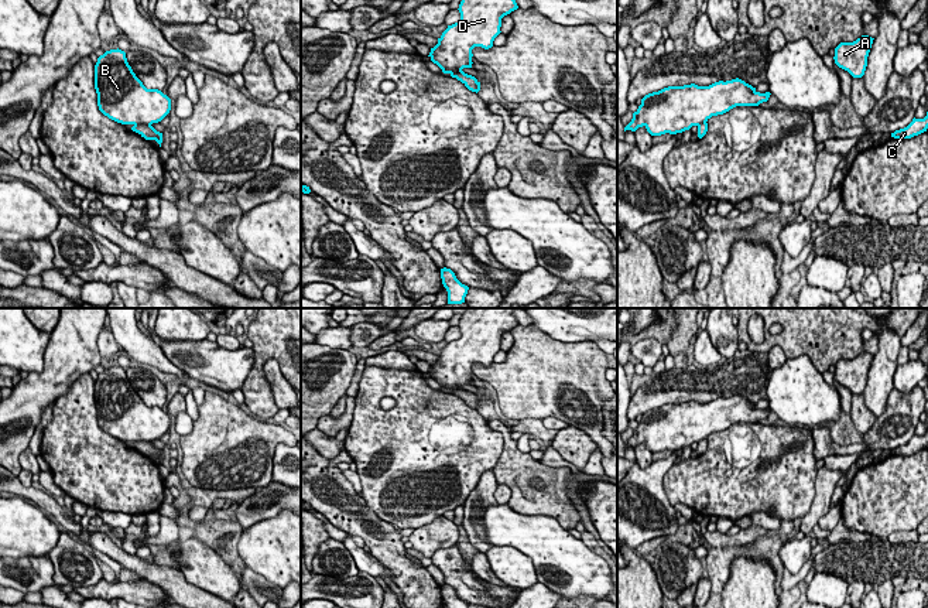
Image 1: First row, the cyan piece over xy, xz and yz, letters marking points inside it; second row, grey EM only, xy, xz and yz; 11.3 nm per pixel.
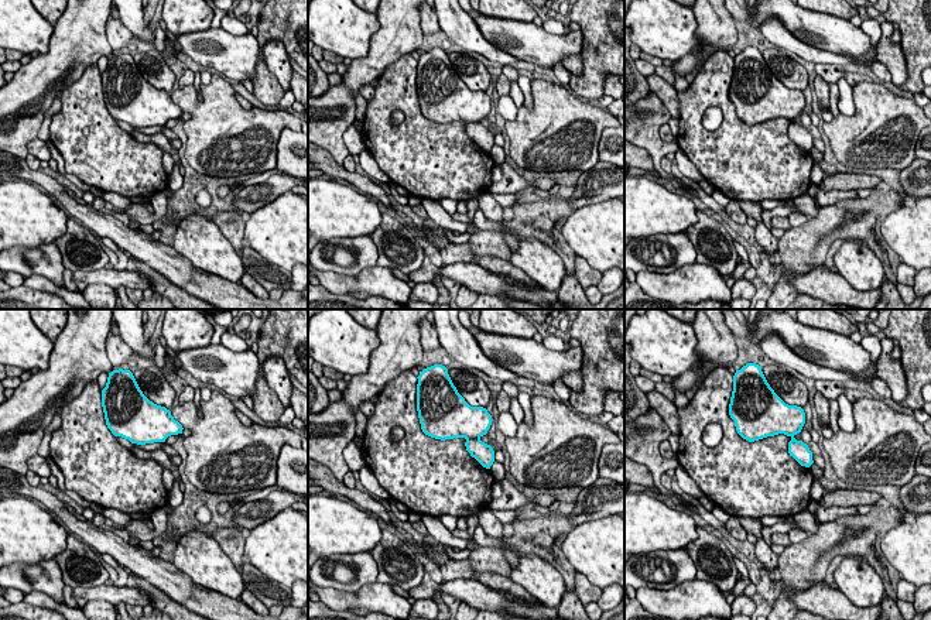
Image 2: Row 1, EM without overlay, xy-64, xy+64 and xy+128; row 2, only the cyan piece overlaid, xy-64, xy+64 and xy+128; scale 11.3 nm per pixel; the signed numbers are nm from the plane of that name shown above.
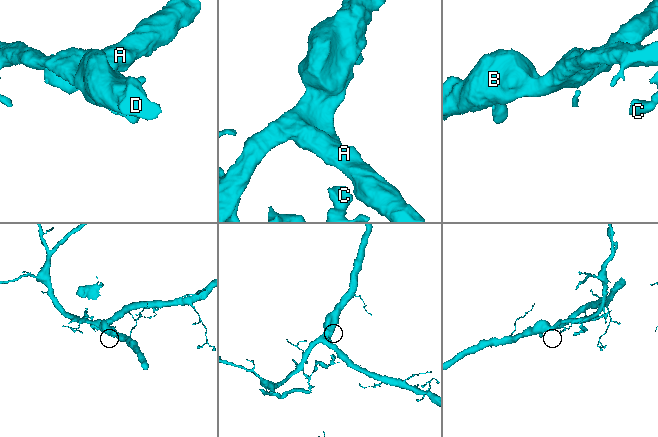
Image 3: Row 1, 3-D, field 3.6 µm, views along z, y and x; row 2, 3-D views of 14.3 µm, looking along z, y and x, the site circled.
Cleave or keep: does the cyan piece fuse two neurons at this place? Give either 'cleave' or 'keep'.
keep

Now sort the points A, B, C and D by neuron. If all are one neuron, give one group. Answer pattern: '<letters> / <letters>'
A B C D

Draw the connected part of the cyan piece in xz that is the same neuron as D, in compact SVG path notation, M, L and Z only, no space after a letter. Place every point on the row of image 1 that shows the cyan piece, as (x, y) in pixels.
M462 0L458 8L460 20L448 25L428 57L444 74L477 93L480 82L462 69L472 68L475 47L493 47L494 38L501 33L501 18L517 8L516 0Z

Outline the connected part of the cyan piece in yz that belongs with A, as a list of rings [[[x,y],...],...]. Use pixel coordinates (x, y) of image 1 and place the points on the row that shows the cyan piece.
[[[862,35],[853,42],[840,42],[835,48],[835,64],[847,71],[853,78],[862,78],[867,66],[873,40],[869,35]]]

